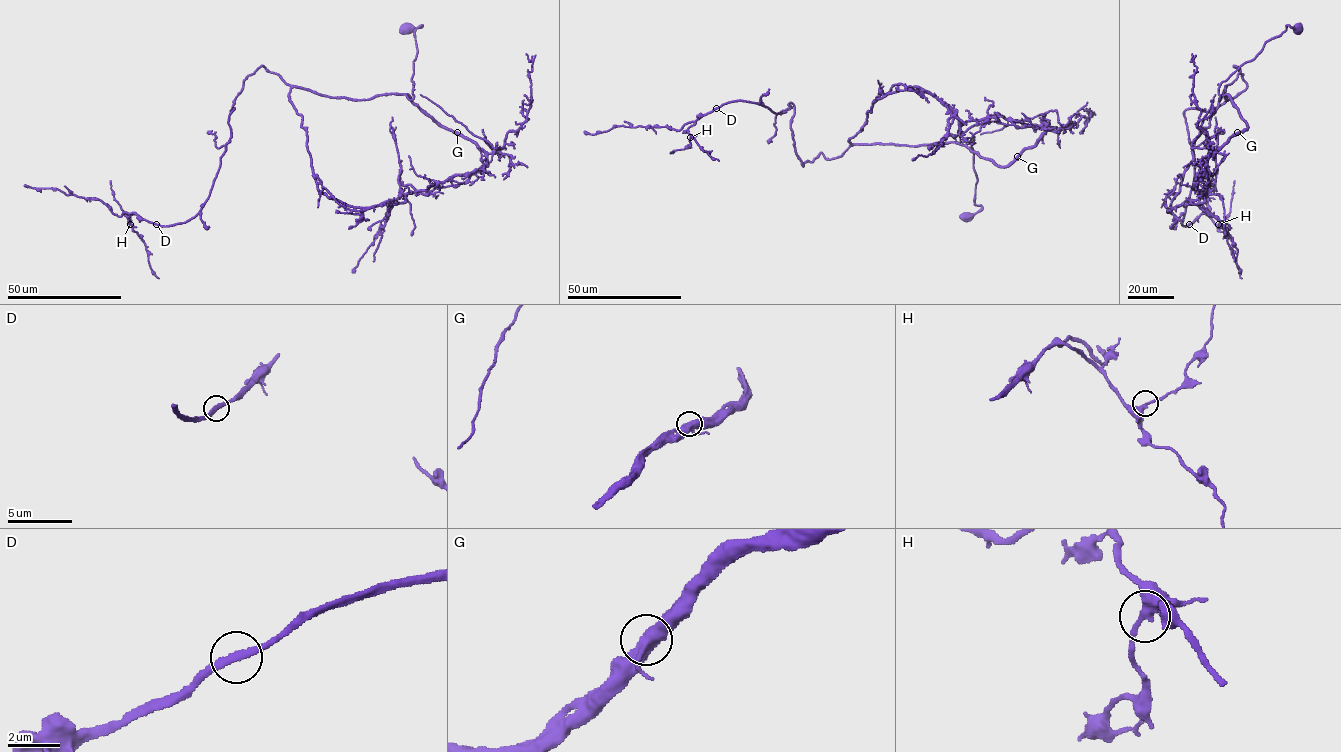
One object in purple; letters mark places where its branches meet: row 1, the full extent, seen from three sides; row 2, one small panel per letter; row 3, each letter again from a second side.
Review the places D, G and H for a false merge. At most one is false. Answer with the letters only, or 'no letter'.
no letter

